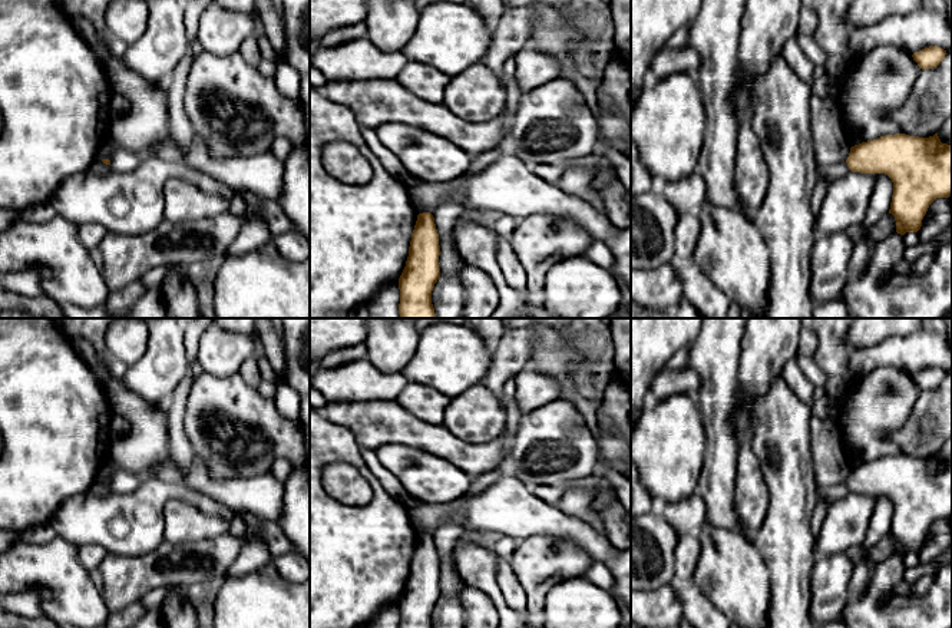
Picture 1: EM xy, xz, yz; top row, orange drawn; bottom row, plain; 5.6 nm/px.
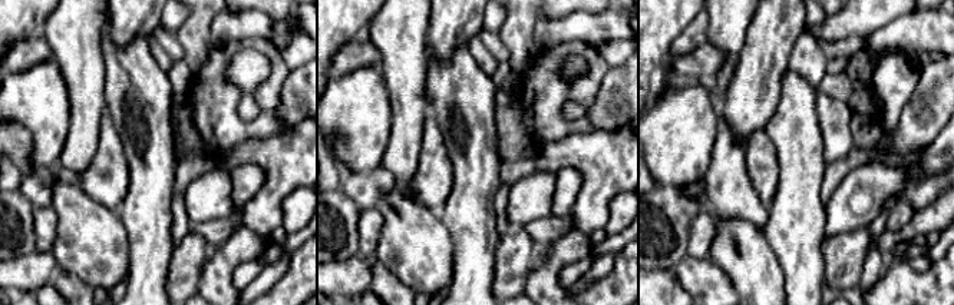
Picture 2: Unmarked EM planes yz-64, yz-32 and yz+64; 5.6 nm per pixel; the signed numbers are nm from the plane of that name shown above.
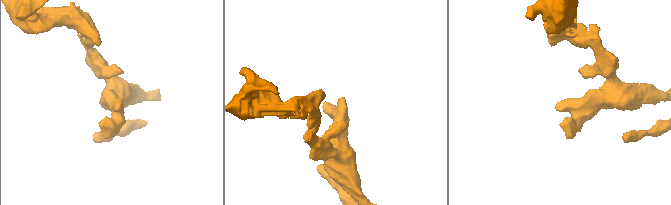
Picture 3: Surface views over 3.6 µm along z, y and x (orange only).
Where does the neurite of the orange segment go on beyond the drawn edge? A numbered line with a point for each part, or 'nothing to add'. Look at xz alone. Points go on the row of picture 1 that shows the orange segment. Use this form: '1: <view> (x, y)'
nothing to add

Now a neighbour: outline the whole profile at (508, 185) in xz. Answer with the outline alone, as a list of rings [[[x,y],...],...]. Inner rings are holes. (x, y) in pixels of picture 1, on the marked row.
[[[500,153],[483,171],[473,175],[463,173],[452,181],[427,182],[416,179],[414,185],[409,189],[409,195],[417,201],[420,214],[432,214],[440,202],[459,195],[465,208],[496,211],[510,215],[518,221],[535,214],[569,218],[612,251],[612,274],[615,278],[621,278],[631,285],[631,227],[617,228],[601,211],[595,209],[586,201],[569,195],[558,185],[541,179],[532,172],[530,162],[522,155]]]

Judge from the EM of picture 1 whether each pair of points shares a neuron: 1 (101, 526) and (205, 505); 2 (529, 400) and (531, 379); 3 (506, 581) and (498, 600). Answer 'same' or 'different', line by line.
1: same
2: same
3: different

